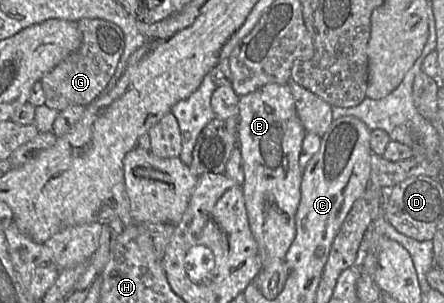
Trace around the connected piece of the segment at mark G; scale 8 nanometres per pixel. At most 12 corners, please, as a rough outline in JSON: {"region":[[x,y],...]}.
{"region":[[103,19],[77,21],[80,47],[40,80],[59,112],[104,93],[124,34]]}

